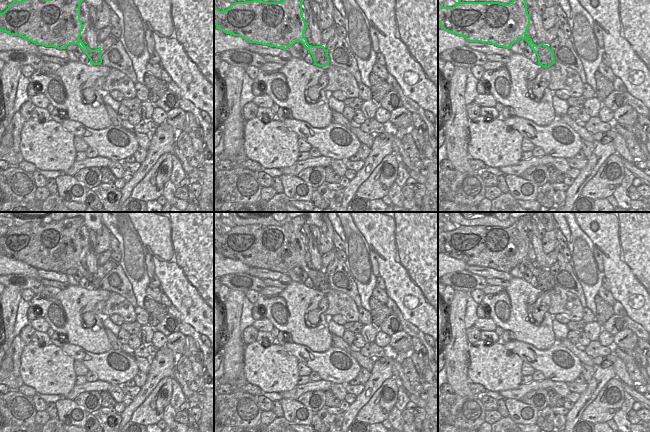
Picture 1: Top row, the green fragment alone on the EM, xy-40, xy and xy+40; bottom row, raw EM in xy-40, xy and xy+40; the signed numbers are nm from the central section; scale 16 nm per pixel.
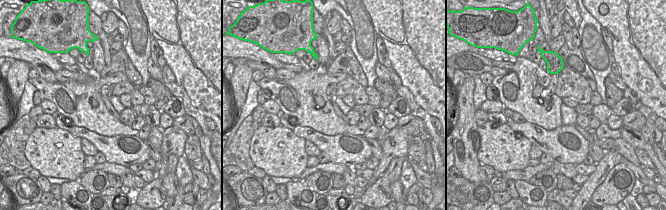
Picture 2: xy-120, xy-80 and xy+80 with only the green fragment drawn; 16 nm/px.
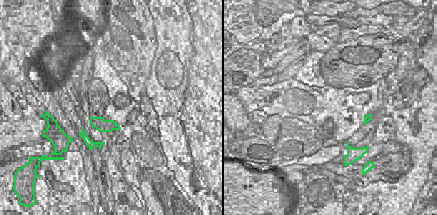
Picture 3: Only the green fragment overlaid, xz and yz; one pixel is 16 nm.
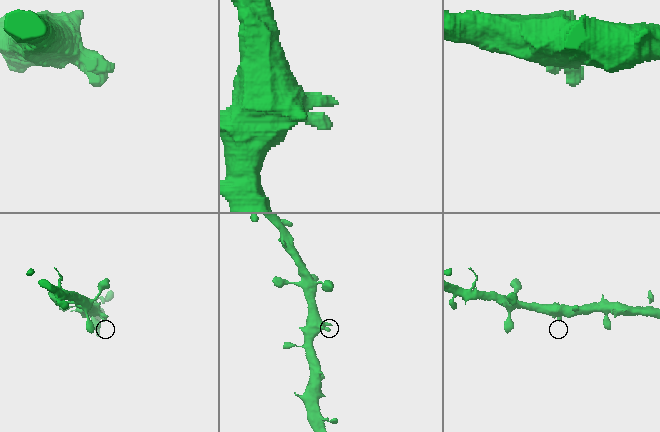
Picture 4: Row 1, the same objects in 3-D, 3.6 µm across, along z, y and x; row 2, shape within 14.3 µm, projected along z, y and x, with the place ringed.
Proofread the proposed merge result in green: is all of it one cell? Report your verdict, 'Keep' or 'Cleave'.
Keep.

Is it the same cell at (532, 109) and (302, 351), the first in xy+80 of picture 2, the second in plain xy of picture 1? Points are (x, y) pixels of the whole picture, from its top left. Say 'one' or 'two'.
two

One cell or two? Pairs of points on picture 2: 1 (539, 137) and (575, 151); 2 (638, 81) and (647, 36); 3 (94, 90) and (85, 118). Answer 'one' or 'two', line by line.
1: one
2: one
3: one

